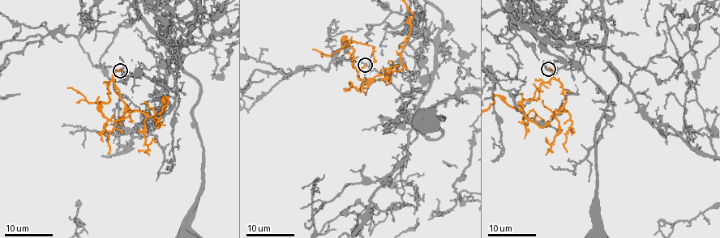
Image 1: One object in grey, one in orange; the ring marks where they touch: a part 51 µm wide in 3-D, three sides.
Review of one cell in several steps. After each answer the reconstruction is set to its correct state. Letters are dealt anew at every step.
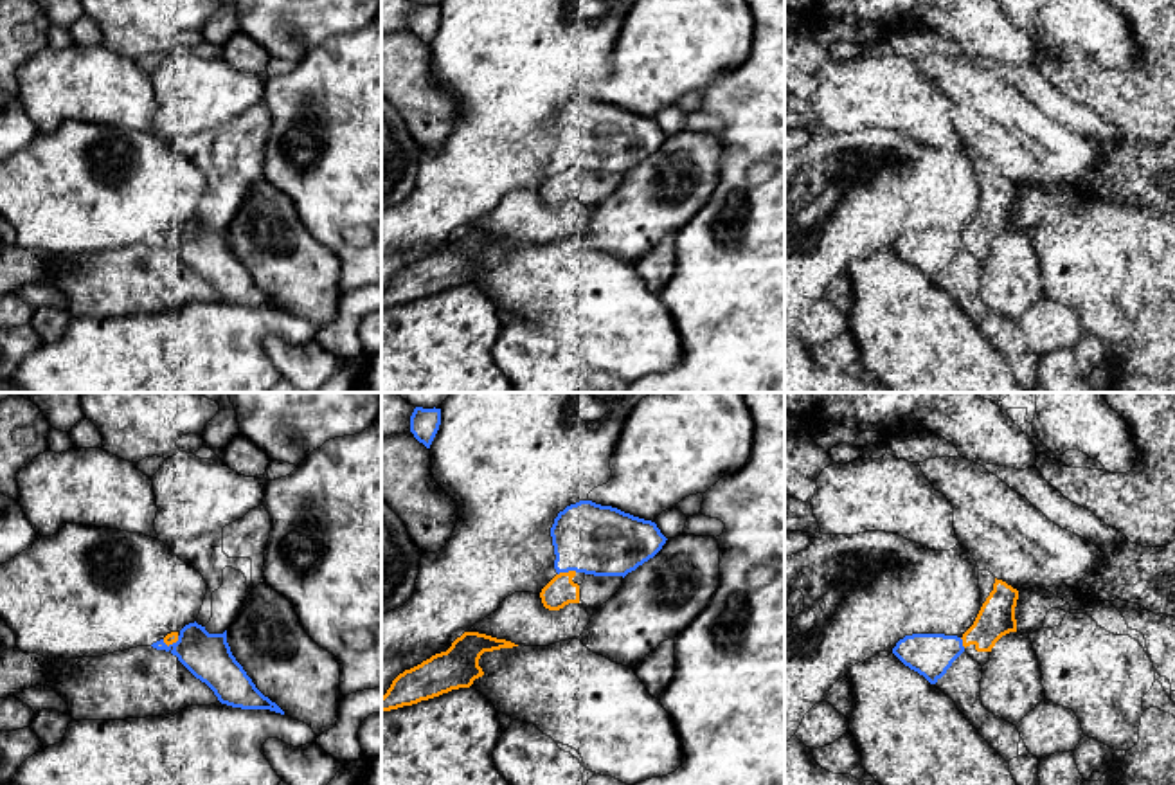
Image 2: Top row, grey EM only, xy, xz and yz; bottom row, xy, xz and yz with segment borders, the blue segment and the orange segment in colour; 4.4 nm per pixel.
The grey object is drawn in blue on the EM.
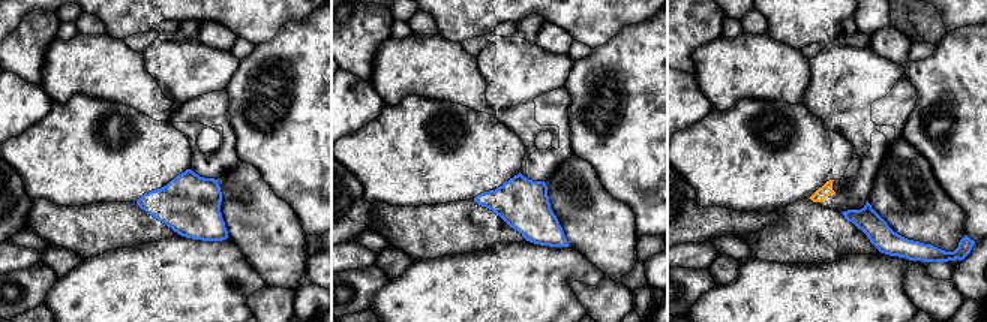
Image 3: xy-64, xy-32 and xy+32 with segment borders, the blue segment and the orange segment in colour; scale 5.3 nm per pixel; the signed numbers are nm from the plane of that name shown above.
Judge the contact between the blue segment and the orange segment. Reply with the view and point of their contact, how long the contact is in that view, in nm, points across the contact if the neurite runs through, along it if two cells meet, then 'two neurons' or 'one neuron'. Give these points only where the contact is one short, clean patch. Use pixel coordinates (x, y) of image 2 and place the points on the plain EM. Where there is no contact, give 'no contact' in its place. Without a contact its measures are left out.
meets blue in xz at (567, 168); contact 90 nm long; two neurons

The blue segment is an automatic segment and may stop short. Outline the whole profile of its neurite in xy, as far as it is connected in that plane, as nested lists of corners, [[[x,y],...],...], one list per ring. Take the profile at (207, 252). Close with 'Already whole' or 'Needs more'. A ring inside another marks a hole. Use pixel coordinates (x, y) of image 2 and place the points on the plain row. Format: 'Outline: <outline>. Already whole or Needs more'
Outline: [[[194,220],[180,227],[178,238],[166,241],[164,236],[151,241],[157,247],[171,248],[202,279],[205,279],[221,301],[241,306],[284,308],[265,293],[243,263],[236,257],[223,230],[209,230]]]. Already whole

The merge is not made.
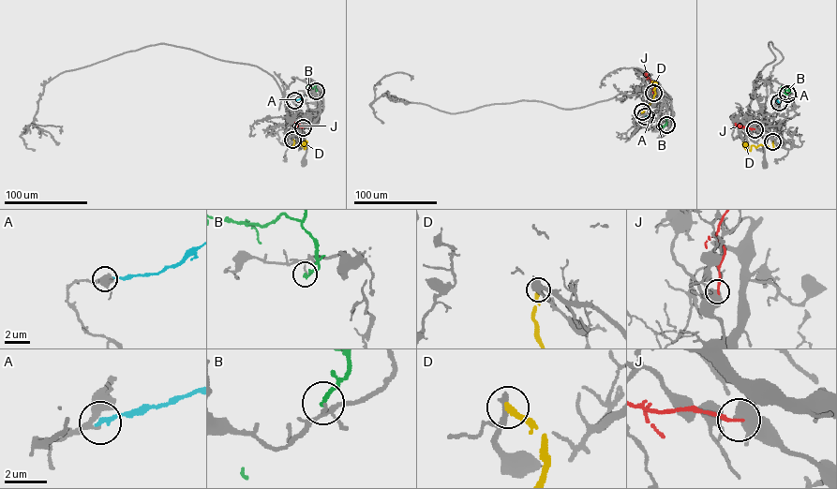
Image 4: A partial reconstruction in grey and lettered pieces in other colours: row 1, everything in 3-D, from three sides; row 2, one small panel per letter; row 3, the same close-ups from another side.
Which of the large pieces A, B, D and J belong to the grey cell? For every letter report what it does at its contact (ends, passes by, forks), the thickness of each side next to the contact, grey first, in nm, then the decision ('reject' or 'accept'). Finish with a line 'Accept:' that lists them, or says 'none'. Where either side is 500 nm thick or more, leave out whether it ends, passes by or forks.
A: it ends | 170/200 nm | accept
B: it ends | 120/180 nm | reject
D: it ends | 320/320 nm | reject
J: 550/180 nm | reject
Accept: A

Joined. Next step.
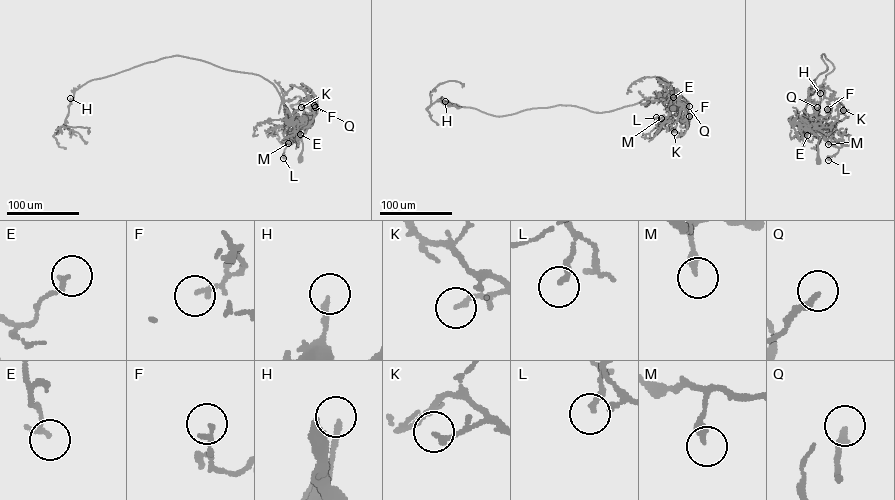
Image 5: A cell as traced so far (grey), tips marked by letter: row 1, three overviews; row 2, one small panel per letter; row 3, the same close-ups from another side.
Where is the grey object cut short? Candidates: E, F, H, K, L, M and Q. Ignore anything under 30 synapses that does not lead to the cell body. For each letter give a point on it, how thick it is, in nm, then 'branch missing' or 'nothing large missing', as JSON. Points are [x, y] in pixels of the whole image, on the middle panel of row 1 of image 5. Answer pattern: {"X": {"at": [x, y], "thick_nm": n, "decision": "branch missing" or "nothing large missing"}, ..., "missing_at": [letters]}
{"E": {"at": [673, 97], "thick_nm": 160, "decision": "nothing large missing"}, "F": {"at": [689, 116], "thick_nm": 130, "decision": "nothing large missing"}, "H": {"at": [445, 101], "thick_nm": 200, "decision": "nothing large missing"}, "K": {"at": [674, 132], "thick_nm": 170, "decision": "nothing large missing"}, "L": {"at": [656, 117], "thick_nm": 200, "decision": "nothing large missing"}, "M": {"at": [661, 118], "thick_nm": 240, "decision": "branch missing"}, "Q": {"at": [689, 106], "thick_nm": 240, "decision": "branch missing"}, "missing_at": ["M", "Q"]}

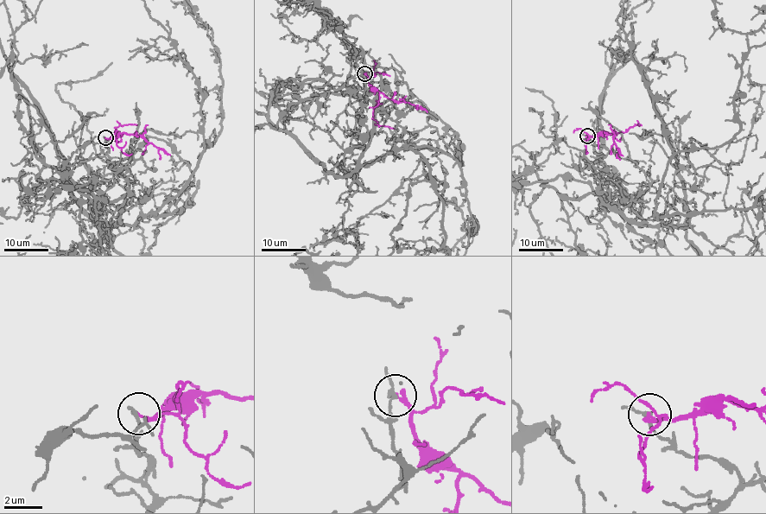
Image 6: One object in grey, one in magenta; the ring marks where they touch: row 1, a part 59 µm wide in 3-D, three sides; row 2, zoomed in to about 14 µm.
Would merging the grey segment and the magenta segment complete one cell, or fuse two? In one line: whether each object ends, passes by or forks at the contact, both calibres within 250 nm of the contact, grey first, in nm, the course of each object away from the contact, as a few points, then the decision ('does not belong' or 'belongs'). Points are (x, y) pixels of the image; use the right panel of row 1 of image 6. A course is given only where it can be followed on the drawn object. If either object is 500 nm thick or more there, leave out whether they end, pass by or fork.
grey passes by; magenta ends there; 150 nm thick on the grey side, 240 nm on the other; grey runs (587, 136), (608, 151), (592, 165), (601, 199), (636, 222), (679, 225), (700, 253); magenta runs (587, 136), (611, 134), (623, 156); does not belong

